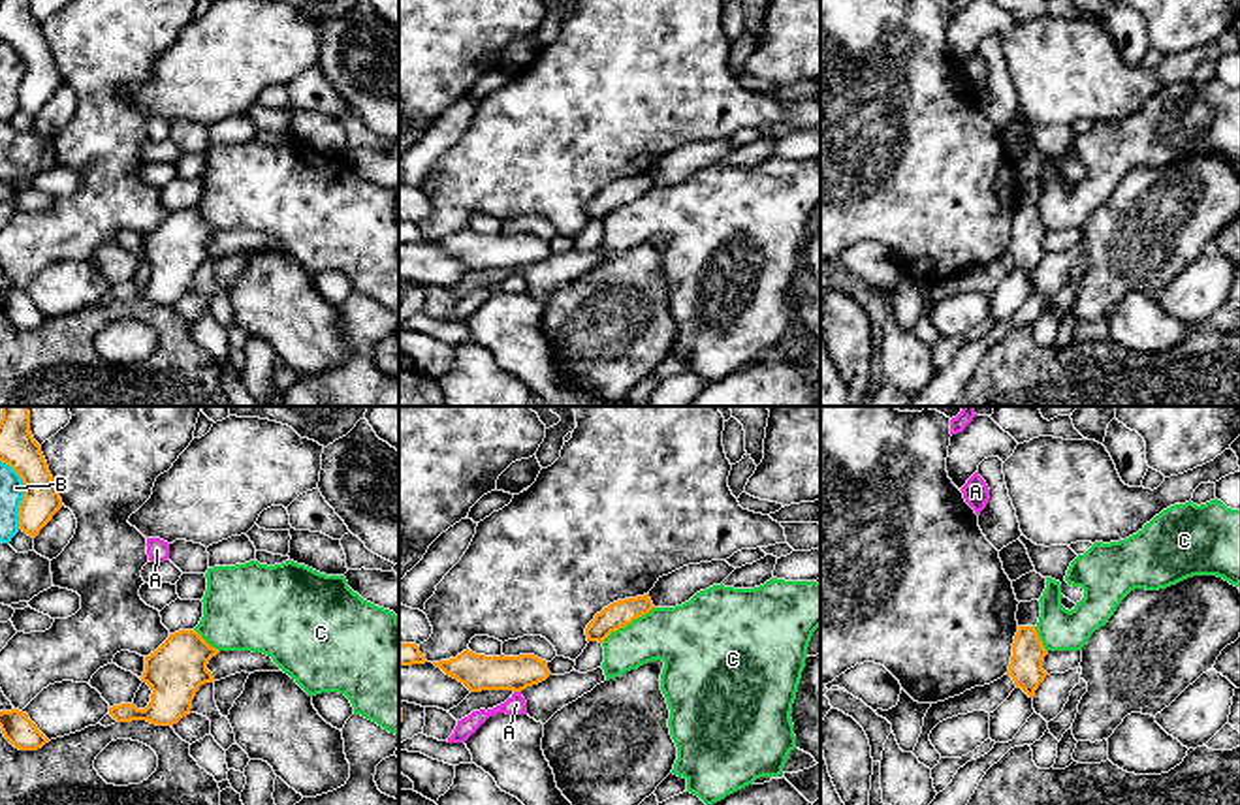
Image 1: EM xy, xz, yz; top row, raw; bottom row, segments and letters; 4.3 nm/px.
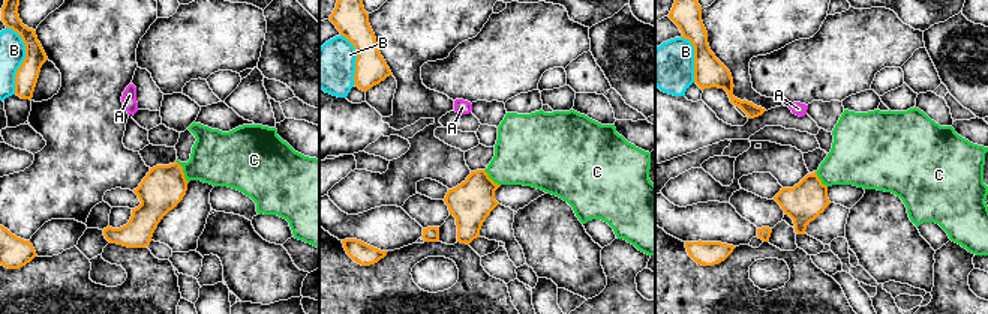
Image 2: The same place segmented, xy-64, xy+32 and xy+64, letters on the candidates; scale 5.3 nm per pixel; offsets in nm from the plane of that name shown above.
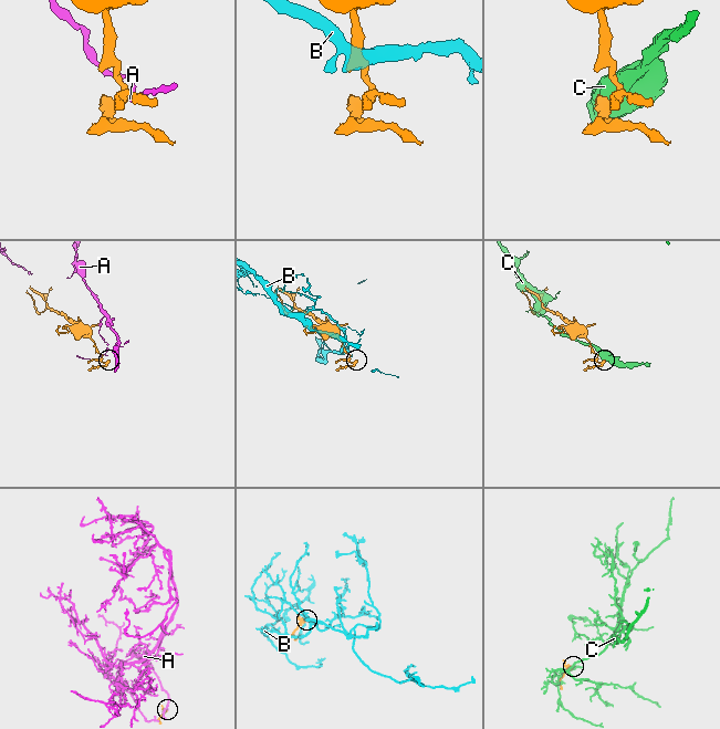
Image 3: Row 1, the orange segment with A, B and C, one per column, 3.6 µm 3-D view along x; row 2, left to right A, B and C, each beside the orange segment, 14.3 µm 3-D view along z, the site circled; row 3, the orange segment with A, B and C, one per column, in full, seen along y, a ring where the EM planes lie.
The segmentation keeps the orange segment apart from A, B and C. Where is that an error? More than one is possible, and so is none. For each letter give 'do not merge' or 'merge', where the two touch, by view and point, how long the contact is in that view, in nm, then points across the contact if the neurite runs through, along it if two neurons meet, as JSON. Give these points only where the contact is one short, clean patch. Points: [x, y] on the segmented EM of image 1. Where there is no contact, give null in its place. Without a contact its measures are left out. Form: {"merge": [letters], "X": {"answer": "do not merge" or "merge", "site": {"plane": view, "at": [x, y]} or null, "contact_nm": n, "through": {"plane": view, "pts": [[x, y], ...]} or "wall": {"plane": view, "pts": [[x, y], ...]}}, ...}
{"merge": ["C"], "A": {"answer": "do not merge", "site": {"plane": "xz", "at": [518, 691]}, "contact_nm": 30}, "B": {"answer": "do not merge", "site": {"plane": "xy", "at": [25, 493]}, "contact_nm": 320, "wall": {"plane": "xy", "pts": [[0, 459], [23, 484], [19, 529]]}}, "C": {"answer": "merge", "site": {"plane": "xz", "at": [627, 623]}, "contact_nm": 280, "through": {"plane": "xz", "pts": [[620, 614], [627, 623], [636, 632], [683, 638]]}}}

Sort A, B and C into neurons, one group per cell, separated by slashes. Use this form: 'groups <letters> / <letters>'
groups A / B / C

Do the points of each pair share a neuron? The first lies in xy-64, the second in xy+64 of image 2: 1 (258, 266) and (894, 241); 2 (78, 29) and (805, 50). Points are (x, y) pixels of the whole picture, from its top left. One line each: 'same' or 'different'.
1: same
2: different

